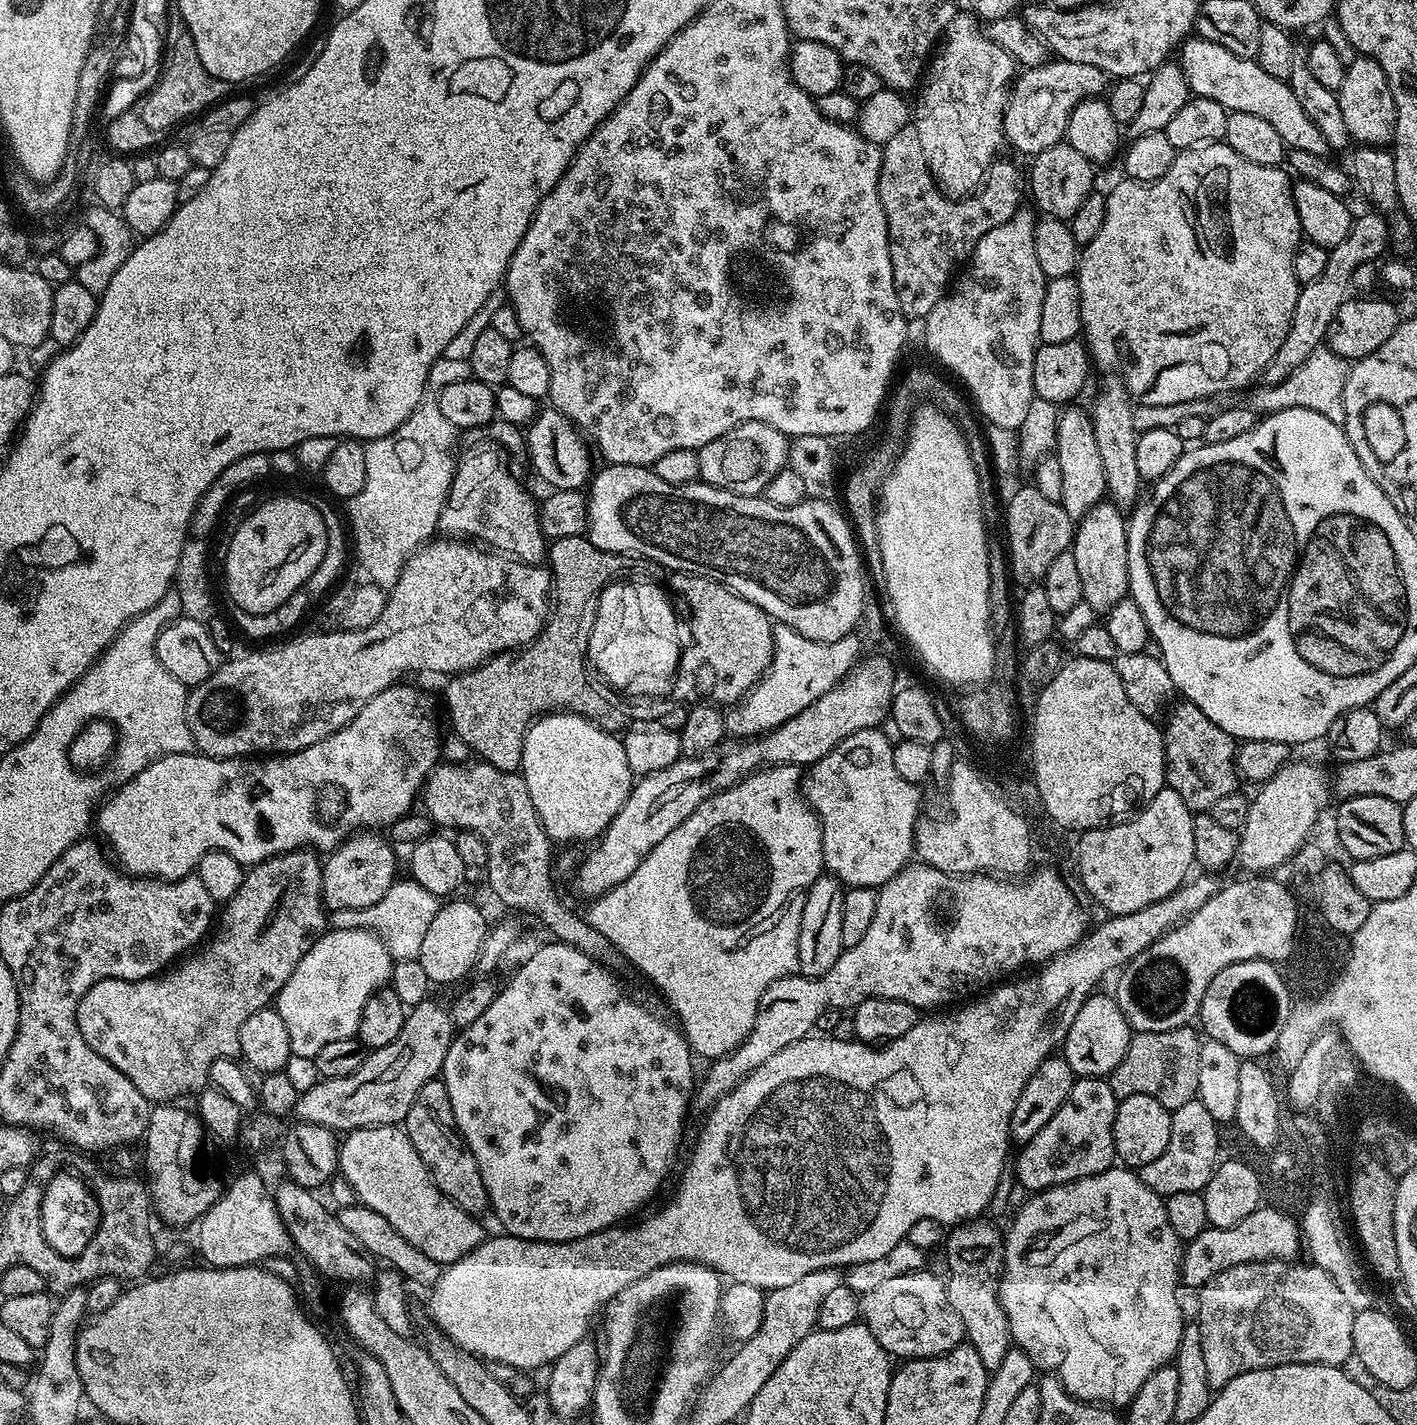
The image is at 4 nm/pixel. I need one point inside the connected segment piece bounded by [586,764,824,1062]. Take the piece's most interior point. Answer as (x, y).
(711, 917)

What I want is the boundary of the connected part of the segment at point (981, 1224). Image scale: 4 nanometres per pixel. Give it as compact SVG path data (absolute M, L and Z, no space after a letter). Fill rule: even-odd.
M977 1218L955 1225L947 1233L942 1249L948 1255L948 1301L950 1306L954 1306L954 1310L958 1310L958 1318L962 1318L967 1343L974 1350L978 1350L982 1366L986 1366L991 1374L998 1370L998 1366L1002 1366L1002 1358L1006 1358L1013 1342L1006 1314L1000 1305L1000 1274L1004 1271L1005 1233L1001 1229L999 1232L990 1221L984 1219Z

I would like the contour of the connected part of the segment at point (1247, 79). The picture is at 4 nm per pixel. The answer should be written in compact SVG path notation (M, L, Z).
M1199 34L1180 44L1178 56L1179 52L1178 63L1186 74L1188 90L1192 96L1214 98L1214 102L1218 102L1229 112L1255 114L1257 118L1263 118L1270 122L1270 126L1274 126L1274 130L1278 130L1278 134L1282 134L1288 148L1310 150L1310 154L1323 157L1329 155L1326 138L1322 138L1318 126L1310 122L1306 110L1302 110L1298 98L1294 98L1294 90L1287 80L1279 80L1272 74L1266 74L1266 70L1262 70L1255 59L1247 60L1238 54L1230 54L1226 46L1218 46L1218 42L1210 42Z

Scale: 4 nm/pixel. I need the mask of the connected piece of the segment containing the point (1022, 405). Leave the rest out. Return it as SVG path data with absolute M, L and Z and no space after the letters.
M1019 210L1006 222L1002 222L1002 226L994 226L994 230L990 230L990 234L980 239L978 246L973 250L966 267L959 273L960 281L958 276L922 324L925 346L967 389L979 415L985 421L988 419L994 427L1005 428L1012 433L1020 429L1022 422L1026 422L1026 414L1030 414L1034 407L1036 394L1032 385L1032 371L1034 354L1040 344L1042 298L1046 283L1042 266L1038 266L1038 258L1034 258L1036 221L1035 215L1031 216L1026 210Z

